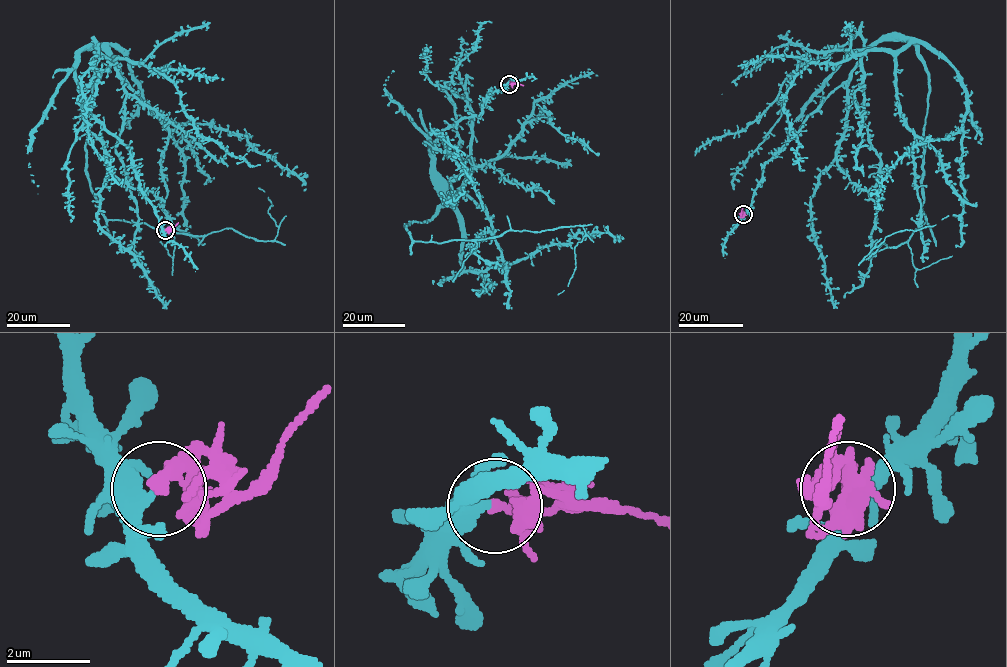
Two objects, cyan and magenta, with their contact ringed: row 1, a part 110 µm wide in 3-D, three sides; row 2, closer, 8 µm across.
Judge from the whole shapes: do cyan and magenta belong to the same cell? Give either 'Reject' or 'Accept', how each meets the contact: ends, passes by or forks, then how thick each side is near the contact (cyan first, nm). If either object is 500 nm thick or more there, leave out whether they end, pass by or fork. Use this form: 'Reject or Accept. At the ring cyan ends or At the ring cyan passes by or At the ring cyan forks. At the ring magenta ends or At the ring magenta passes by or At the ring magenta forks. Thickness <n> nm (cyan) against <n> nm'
Reject. At the ring cyan passes by. At the ring magenta ends. Thickness 280 nm (cyan) against 300 nm

